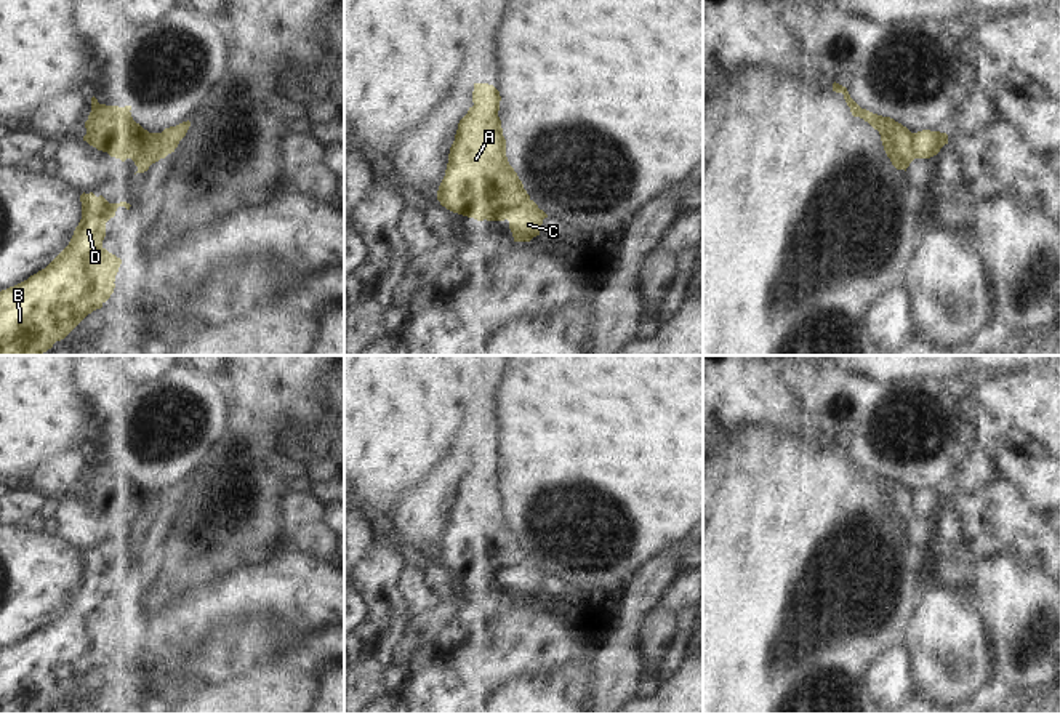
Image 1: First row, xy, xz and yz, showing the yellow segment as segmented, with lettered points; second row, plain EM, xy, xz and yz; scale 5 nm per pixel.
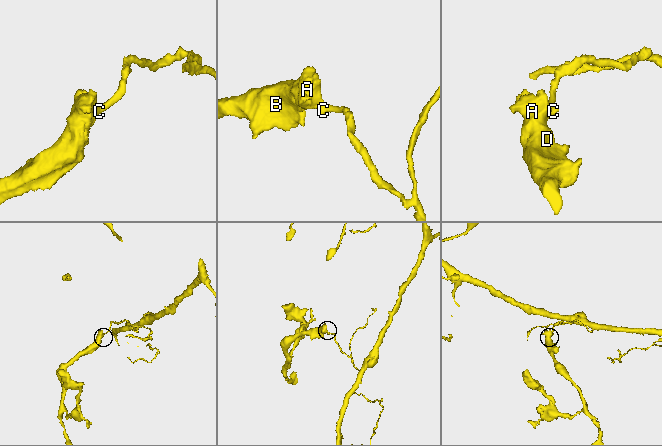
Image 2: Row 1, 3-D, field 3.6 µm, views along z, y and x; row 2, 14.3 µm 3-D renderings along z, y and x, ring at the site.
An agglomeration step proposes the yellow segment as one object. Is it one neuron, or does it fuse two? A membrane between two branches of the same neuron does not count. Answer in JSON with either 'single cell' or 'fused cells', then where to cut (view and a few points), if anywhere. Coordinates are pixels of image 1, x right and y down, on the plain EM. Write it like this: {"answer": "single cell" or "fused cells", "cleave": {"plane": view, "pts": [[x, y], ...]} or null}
{"answer": "fused cells", "cleave": {"plane": "xz", "pts": [[529, 557], [517, 564], [508, 578]]}}

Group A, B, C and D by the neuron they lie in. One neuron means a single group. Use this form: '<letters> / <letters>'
A B D / C

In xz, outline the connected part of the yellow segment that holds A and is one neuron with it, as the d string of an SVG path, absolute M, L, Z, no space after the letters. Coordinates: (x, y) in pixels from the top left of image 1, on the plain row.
M474 442L474 464L458 482L437 549L442 565L477 580L509 578L516 565L530 559L506 515L500 459L493 443Z

